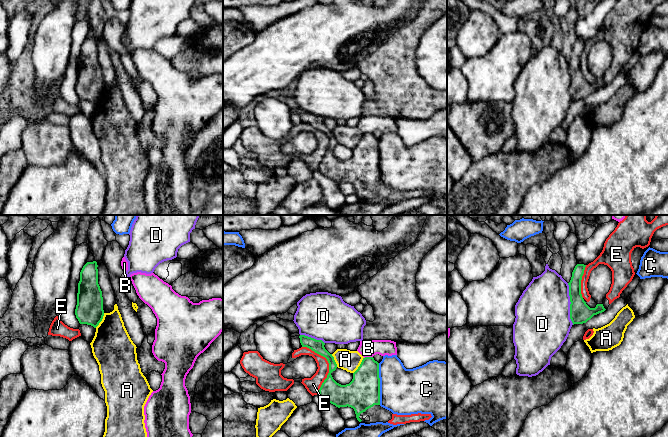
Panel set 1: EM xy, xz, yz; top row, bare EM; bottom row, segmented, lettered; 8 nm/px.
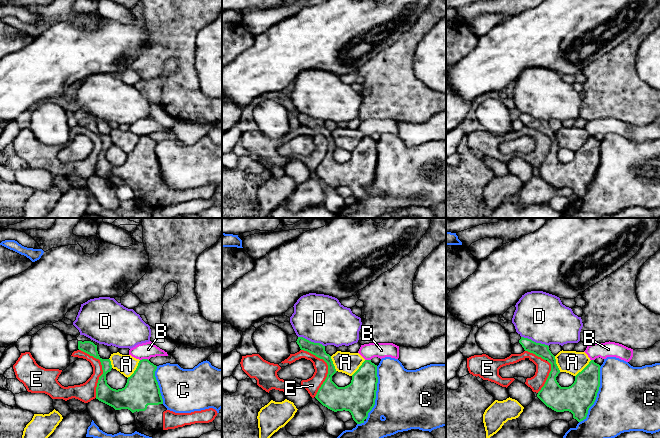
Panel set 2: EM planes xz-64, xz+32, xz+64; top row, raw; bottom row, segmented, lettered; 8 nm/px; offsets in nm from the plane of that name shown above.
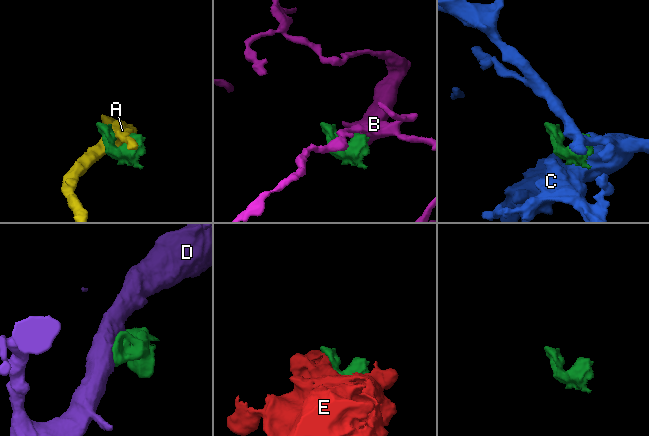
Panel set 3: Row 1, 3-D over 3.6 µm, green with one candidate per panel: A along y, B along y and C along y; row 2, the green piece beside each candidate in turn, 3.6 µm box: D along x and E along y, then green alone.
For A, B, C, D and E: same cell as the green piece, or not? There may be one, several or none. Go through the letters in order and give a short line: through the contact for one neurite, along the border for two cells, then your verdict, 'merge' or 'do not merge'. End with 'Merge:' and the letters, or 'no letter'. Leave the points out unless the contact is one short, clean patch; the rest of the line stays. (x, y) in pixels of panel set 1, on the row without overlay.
A: do not merge
B: line xz (372, 132), (364, 134); do not merge
C: do not merge
D: line yz (567, 59), (570, 75), (570, 96), (573, 100); do not merge
E: merge
Merge: E

